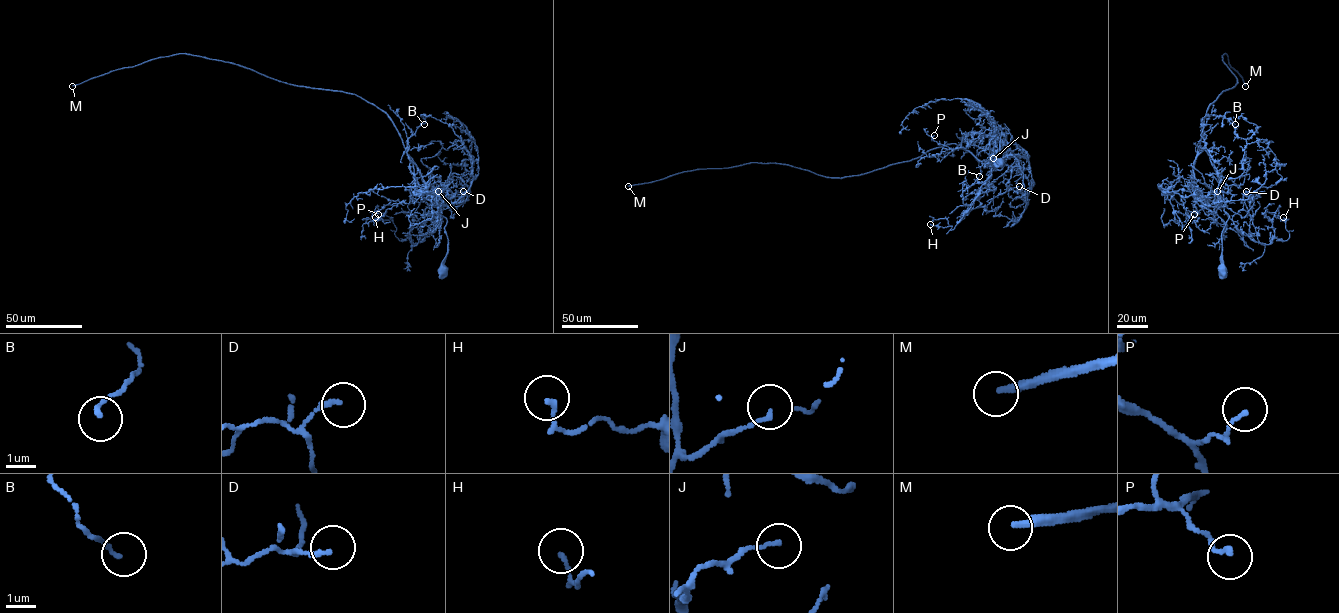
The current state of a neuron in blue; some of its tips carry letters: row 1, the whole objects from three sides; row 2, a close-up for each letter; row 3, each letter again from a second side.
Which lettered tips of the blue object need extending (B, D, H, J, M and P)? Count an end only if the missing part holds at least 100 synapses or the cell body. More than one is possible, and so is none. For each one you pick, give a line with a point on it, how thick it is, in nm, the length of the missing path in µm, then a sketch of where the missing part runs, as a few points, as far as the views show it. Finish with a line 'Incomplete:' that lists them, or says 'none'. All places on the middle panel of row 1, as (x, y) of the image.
M: at (628, 186); 260 nm thick; about 250 µm are missing
Incomplete: M

